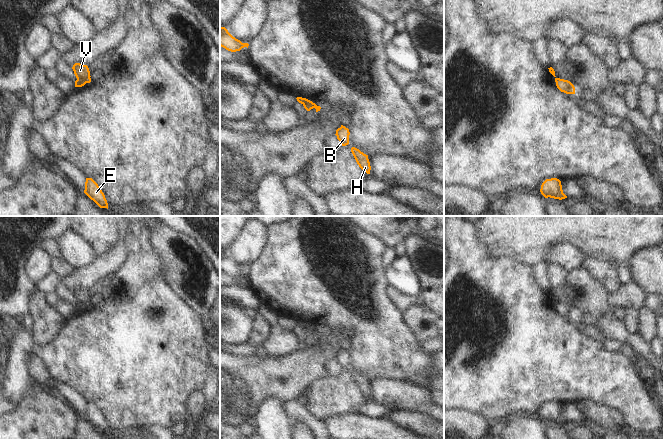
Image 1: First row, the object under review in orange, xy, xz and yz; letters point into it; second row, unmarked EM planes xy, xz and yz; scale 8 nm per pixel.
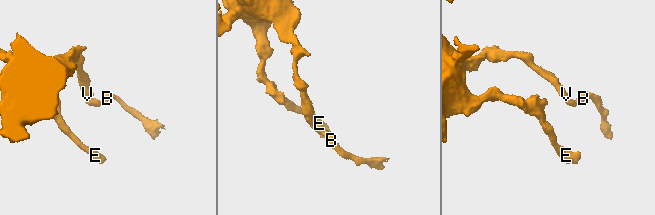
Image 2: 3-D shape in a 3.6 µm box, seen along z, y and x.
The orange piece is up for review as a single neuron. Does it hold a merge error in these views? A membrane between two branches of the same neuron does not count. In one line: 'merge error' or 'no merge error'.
merge error

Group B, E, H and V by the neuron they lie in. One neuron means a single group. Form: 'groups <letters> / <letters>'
groups B H / E V

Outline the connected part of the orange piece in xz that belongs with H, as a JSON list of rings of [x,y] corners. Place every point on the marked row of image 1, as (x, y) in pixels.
[[[352,147],[351,152],[359,165],[359,167],[365,171],[367,174],[370,174],[371,166],[368,159],[368,155],[361,152],[359,149]]]

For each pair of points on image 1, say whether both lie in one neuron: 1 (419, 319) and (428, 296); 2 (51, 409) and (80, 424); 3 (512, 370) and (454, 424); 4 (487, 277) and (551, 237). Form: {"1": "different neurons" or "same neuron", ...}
{"1": "different neurons", "2": "different neurons", "3": "different neurons", "4": "different neurons"}

